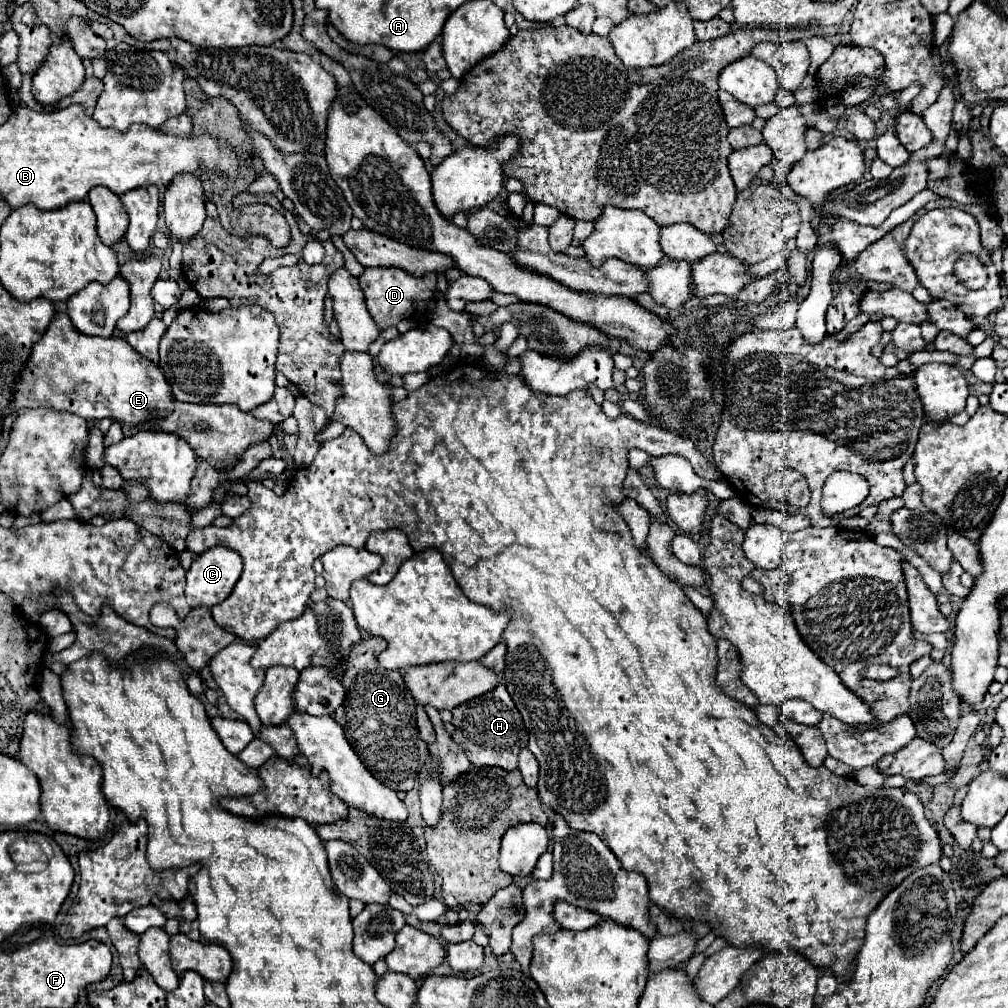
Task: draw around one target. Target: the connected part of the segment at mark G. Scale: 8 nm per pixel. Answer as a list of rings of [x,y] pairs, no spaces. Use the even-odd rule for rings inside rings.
[[[380,637],[364,639],[350,651],[348,669],[342,685],[346,689],[346,701],[332,717],[340,721],[346,739],[356,749],[366,769],[394,791],[410,791],[422,771],[428,745],[418,737],[416,729],[416,701],[410,697],[400,671],[388,671],[378,665],[378,655],[386,649],[386,641]]]

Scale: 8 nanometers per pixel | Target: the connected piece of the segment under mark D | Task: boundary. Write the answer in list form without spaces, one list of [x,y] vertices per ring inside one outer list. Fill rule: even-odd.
[[[364,269],[360,277],[360,287],[364,291],[366,305],[380,329],[394,327],[400,319],[424,317],[428,303],[436,291],[436,275],[428,273],[426,277],[414,277],[402,269]]]

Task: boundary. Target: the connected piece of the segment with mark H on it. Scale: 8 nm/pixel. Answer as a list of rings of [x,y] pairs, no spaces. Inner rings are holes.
[[[498,685],[494,691],[452,709],[452,725],[456,727],[452,733],[454,741],[462,745],[474,767],[500,767],[514,771],[518,767],[518,753],[528,745],[528,733],[522,717],[504,685]]]

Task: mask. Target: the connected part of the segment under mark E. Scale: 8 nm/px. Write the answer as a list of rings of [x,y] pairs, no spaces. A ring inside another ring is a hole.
[[[56,313],[44,337],[32,347],[32,357],[22,371],[22,381],[18,381],[18,387],[16,387],[14,399],[8,405],[8,411],[16,411],[22,407],[30,407],[30,409],[50,407],[54,411],[76,413],[84,417],[86,421],[100,421],[108,417],[114,423],[138,427],[146,421],[168,417],[174,411],[174,395],[170,393],[170,385],[164,379],[164,373],[160,371],[160,367],[148,361],[146,357],[142,357],[130,345],[126,345],[126,339],[116,335],[108,339],[82,335],[80,331],[74,329],[66,313]]]

